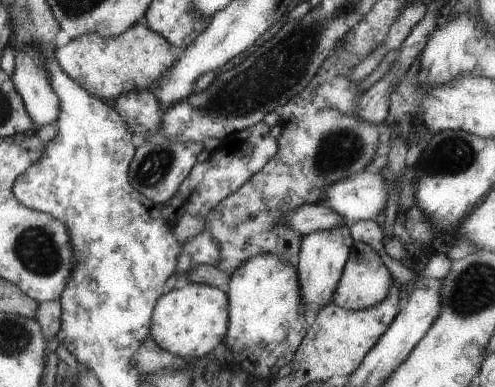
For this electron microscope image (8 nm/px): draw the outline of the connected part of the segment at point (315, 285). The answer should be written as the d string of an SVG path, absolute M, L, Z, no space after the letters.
M339 226L333 230L317 230L303 236L299 260L299 277L301 284L301 296L305 300L305 310L313 317L319 313L329 300L337 292L337 286L341 282L341 276L345 271L345 264L349 261L355 241L348 226Z

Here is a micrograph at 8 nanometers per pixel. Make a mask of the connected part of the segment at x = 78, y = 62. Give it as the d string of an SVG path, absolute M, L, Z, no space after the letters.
M143 22L113 38L91 32L71 39L67 45L57 48L56 56L68 76L92 96L112 105L123 94L149 90L155 82L161 82L161 76L165 76L171 66L177 64L177 56L173 54L171 44Z

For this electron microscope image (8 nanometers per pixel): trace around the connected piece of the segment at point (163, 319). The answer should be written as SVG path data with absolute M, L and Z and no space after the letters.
M186 282L165 294L158 302L152 318L150 334L157 344L174 356L185 360L204 359L225 346L229 332L229 300L226 290L212 285Z

